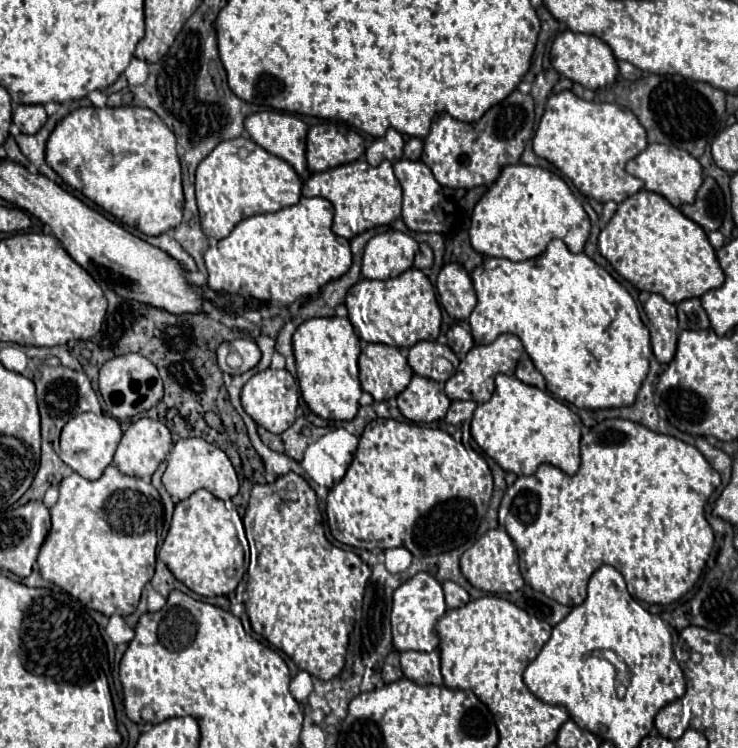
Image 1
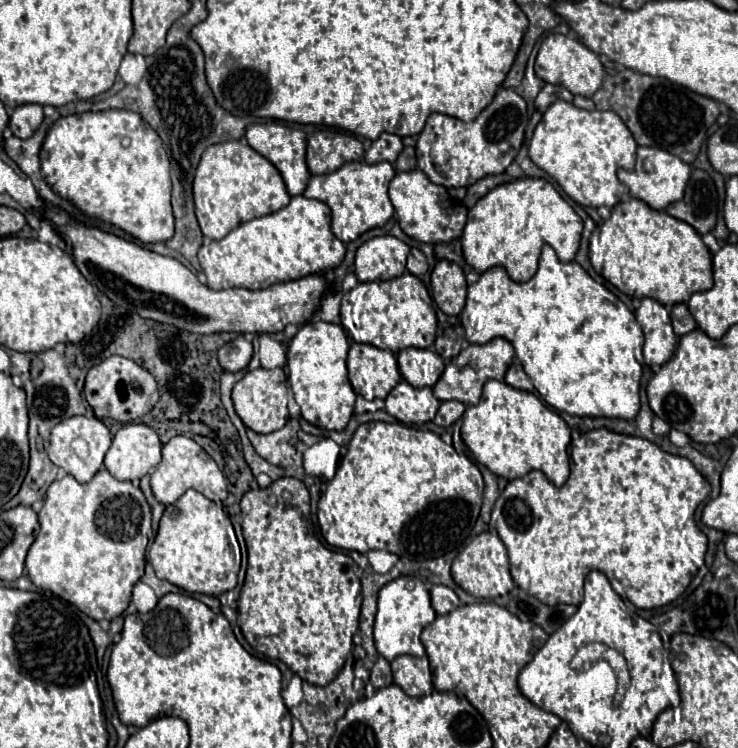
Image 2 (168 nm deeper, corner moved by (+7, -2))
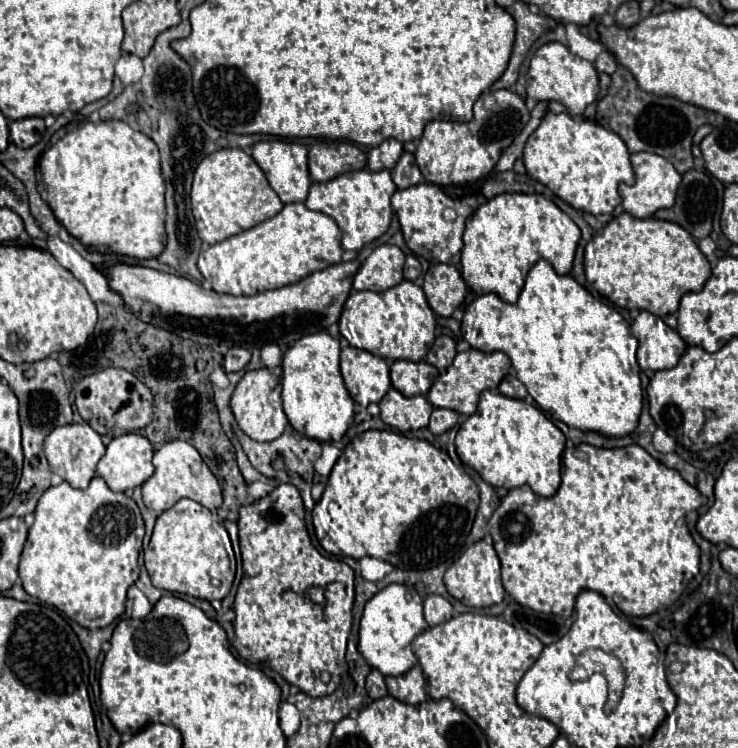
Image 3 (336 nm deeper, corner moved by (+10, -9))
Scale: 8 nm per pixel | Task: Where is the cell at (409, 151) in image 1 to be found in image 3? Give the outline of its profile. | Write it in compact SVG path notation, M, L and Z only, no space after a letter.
M403 153L401 159L397 161L397 165L391 169L391 177L395 181L395 185L401 187L411 187L413 183L423 183L423 175L415 163L415 157L411 153Z

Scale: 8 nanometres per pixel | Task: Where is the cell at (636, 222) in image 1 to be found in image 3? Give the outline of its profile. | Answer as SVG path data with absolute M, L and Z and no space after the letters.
M629 213L613 217L585 247L585 275L599 293L617 307L643 309L657 317L677 313L679 301L685 293L697 293L703 289L705 281L711 277L711 265L707 257L699 251L697 241L681 225L671 221L661 221L655 217L639 219Z

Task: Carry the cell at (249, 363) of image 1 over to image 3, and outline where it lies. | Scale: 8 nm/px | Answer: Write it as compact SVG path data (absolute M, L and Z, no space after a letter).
M233 347L233 349L227 351L227 355L225 355L225 359L223 359L223 369L225 369L227 373L241 371L241 369L249 363L249 359L251 359L251 353L249 353L247 349L243 349L243 347Z

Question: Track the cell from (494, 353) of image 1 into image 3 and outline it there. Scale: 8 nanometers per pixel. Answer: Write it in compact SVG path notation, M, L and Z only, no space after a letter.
M469 349L465 353L457 353L451 367L443 375L439 375L439 379L433 383L427 399L435 407L445 407L445 409L453 409L463 415L473 415L473 411L477 411L477 401L479 401L481 391L485 391L485 389L497 391L501 379L509 371L509 367L511 367L511 359L503 351L485 353L485 351Z

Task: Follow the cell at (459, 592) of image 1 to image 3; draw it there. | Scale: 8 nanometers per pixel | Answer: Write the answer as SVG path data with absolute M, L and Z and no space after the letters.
M429 595L425 599L425 621L433 627L437 623L443 623L447 619L451 619L453 615L453 605L441 597L441 595Z

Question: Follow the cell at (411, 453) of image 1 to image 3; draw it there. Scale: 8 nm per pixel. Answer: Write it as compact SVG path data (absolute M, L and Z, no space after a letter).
M365 431L357 435L337 459L323 497L315 503L313 525L321 547L337 557L361 559L365 555L383 559L399 569L429 569L447 561L455 561L471 531L475 511L479 507L479 489L462 466L415 437L405 437L397 431Z

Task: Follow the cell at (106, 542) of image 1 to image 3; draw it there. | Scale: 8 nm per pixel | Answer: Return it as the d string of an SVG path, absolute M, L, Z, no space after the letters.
M95 477L87 489L73 489L69 483L49 487L35 509L35 523L29 529L25 549L21 553L19 577L23 589L69 615L81 627L101 629L119 619L125 611L127 589L139 577L139 551L145 535L145 525L137 503L125 493L115 493L101 477Z

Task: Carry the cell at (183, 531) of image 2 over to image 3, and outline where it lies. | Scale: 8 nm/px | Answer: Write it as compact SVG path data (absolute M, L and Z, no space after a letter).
M191 499L177 501L157 517L153 537L145 549L145 567L155 587L213 601L231 591L236 559L230 537L221 522L214 522L209 509Z

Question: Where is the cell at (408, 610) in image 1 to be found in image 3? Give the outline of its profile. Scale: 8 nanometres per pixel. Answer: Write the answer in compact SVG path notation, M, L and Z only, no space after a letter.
M399 583L387 585L379 593L375 593L365 605L359 627L359 651L367 659L367 663L379 669L383 675L403 675L417 665L411 643L427 627L429 625L423 617L423 599L419 597L419 593Z

